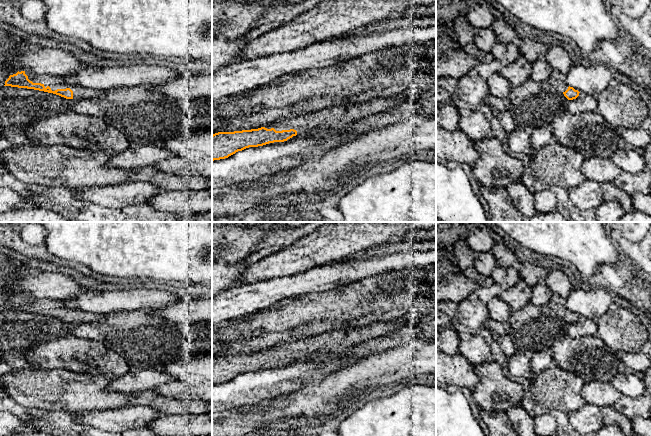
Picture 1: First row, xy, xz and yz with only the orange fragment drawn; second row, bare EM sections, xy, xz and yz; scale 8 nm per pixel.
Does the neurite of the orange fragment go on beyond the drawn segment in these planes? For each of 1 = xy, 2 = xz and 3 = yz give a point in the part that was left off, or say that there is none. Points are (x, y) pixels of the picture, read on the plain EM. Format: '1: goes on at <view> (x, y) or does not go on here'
1: goes on at xy (54, 306)
2: goes on at xz (338, 340)
3: goes on at yz (557, 304)

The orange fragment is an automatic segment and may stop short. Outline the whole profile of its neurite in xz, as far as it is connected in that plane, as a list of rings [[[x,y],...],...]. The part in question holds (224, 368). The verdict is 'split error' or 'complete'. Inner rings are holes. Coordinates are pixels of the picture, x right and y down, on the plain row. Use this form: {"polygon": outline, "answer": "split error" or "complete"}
{"polygon": [[[352,327],[293,340],[285,346],[273,347],[258,353],[218,356],[212,359],[212,385],[228,382],[249,371],[284,366],[293,360],[307,360],[320,350],[342,352],[350,345],[358,343],[360,339],[361,334]]], "answer": "split error"}

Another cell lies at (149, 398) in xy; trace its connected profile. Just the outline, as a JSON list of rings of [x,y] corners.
[[[154,390],[132,394],[129,405],[150,407],[165,415],[199,414],[212,411],[212,402],[204,400],[185,401],[178,398],[164,397]]]

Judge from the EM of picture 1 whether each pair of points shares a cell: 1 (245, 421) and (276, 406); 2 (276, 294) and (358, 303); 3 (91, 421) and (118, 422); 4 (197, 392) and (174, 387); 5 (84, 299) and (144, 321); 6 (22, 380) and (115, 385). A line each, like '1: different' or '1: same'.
1: same
2: different
3: same
4: same
5: different
6: different

